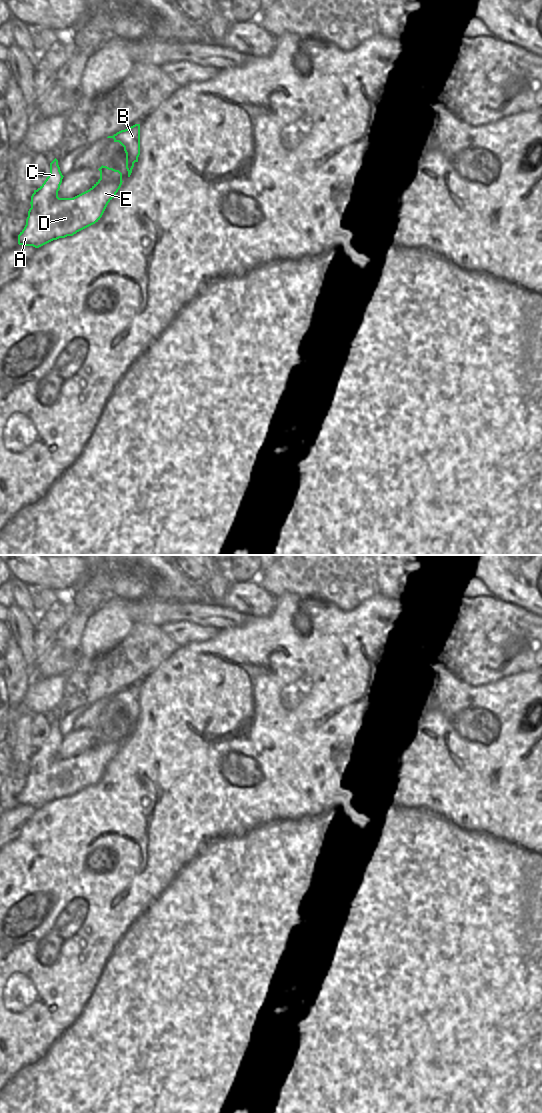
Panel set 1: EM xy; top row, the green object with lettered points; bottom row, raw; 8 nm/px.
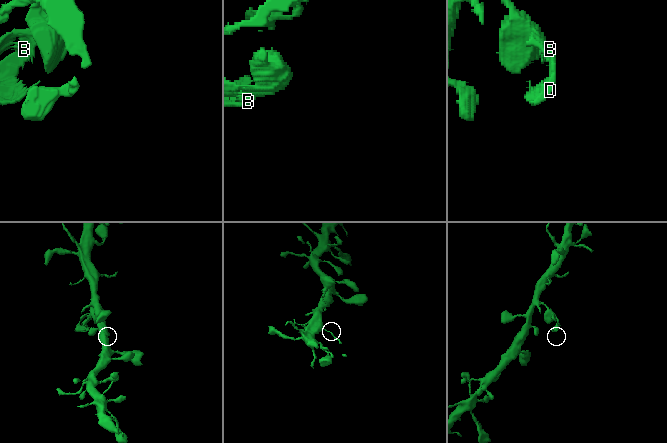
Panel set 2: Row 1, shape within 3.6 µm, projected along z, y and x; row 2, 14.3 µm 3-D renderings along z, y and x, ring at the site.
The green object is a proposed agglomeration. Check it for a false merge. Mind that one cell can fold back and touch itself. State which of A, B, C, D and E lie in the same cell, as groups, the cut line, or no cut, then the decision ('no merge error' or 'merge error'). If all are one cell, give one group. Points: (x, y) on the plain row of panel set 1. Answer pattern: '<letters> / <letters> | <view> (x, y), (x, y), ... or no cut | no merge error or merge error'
A C D E / B | xy (126, 717), (129, 719), (130, 733) | merge error

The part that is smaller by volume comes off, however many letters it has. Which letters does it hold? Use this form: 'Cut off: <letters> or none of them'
Cut off: A, C, D, E

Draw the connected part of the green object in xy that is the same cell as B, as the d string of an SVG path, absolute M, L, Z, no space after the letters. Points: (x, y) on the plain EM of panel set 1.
M135 684L107 698L113 698L114 702L119 702L124 707L126 718L130 719L130 733L132 733L134 723L138 722L140 715L140 684Z

